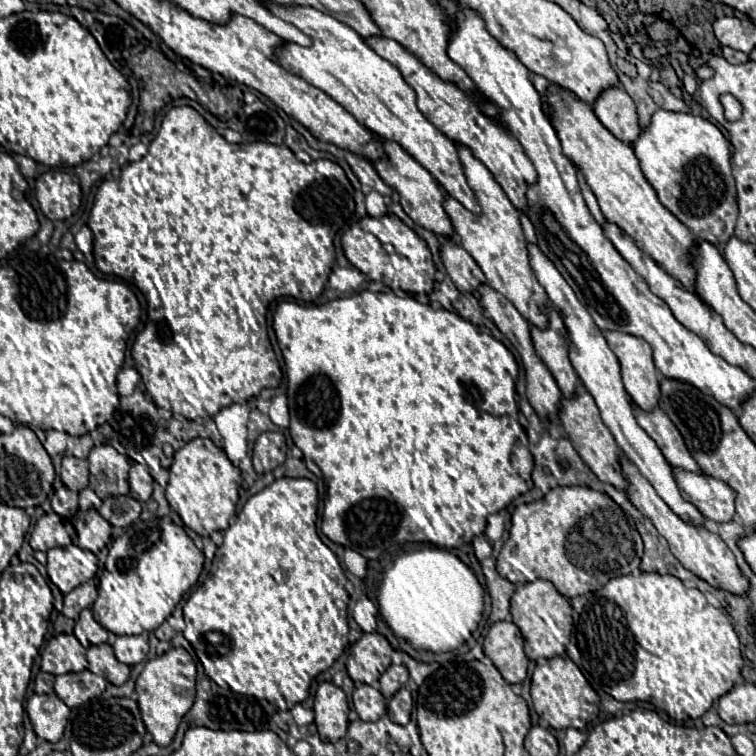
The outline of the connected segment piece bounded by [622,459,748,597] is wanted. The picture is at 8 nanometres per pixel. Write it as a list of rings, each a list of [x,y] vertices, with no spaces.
[[[622,459],[622,473],[630,483],[630,489],[628,489],[630,501],[634,503],[634,507],[640,513],[644,513],[652,521],[652,525],[658,529],[658,533],[668,541],[672,555],[684,565],[684,569],[692,571],[696,577],[704,579],[708,585],[722,589],[726,593],[740,595],[740,597],[744,597],[744,593],[748,593],[748,577],[744,577],[744,573],[740,573],[740,567],[736,565],[732,551],[724,545],[724,541],[720,541],[720,537],[716,533],[712,533],[704,527],[688,525],[682,519],[678,519],[678,515],[658,497],[654,487],[638,473],[638,469],[628,459]]]

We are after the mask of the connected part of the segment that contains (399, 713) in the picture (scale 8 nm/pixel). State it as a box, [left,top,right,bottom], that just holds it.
[388,687,414,725]

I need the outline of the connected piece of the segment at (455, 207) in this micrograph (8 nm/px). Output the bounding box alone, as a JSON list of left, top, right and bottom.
[444,147,548,329]

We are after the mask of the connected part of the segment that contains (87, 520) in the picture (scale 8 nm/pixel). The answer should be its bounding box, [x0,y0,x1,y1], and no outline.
[71,509,112,555]

